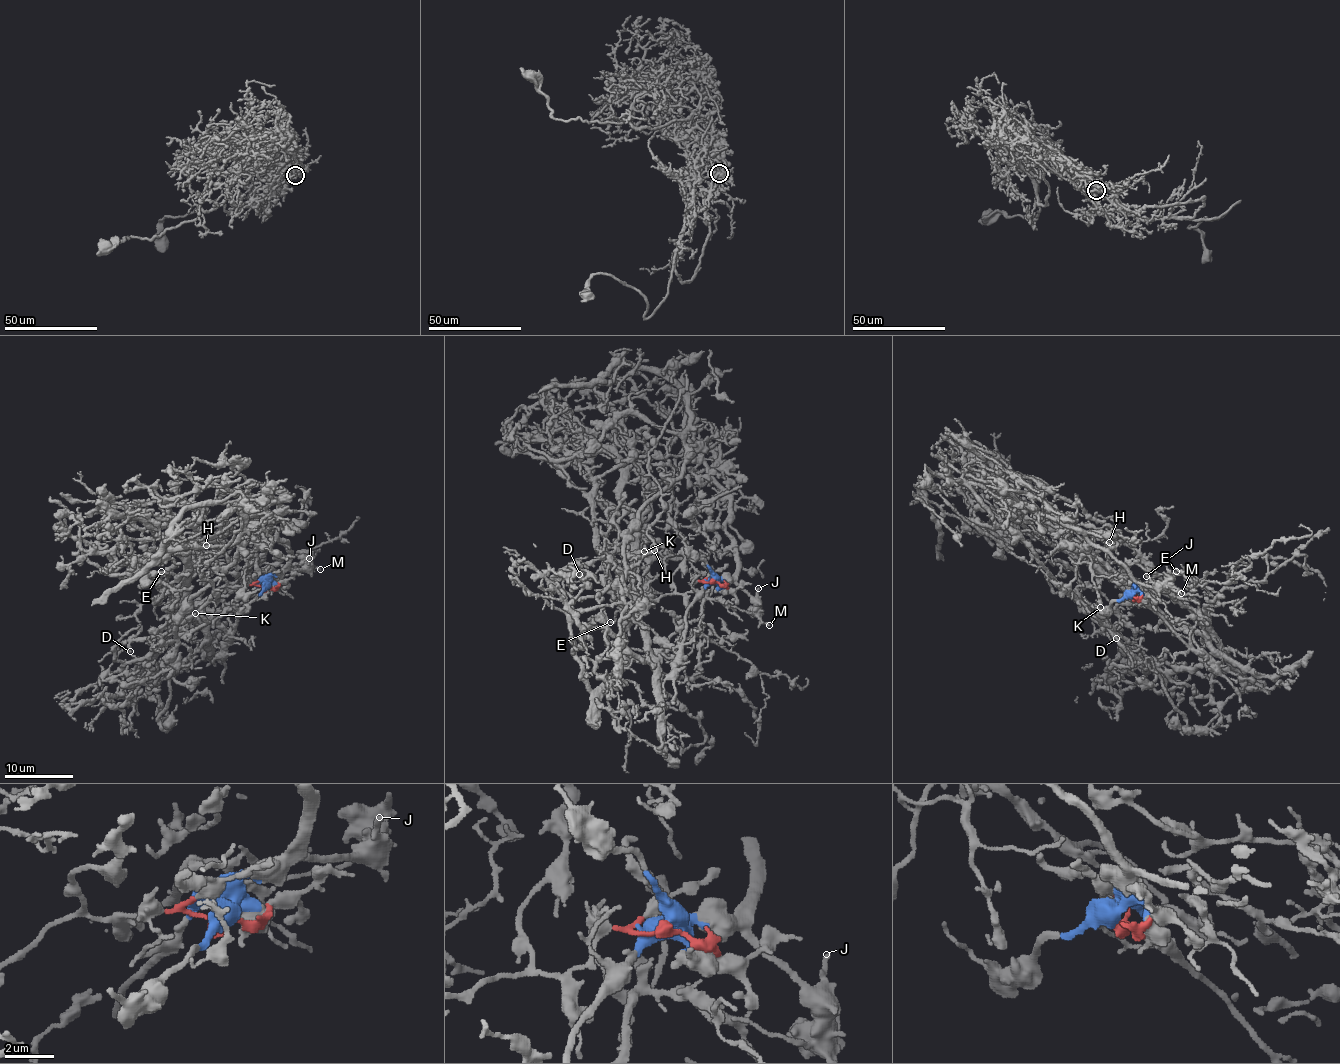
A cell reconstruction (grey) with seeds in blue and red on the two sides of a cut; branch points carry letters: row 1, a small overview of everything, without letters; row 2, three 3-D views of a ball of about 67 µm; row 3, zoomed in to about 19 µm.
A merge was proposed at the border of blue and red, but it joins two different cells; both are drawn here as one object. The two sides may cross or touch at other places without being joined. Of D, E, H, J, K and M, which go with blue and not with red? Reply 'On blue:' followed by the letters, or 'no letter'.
On blue: J, M

